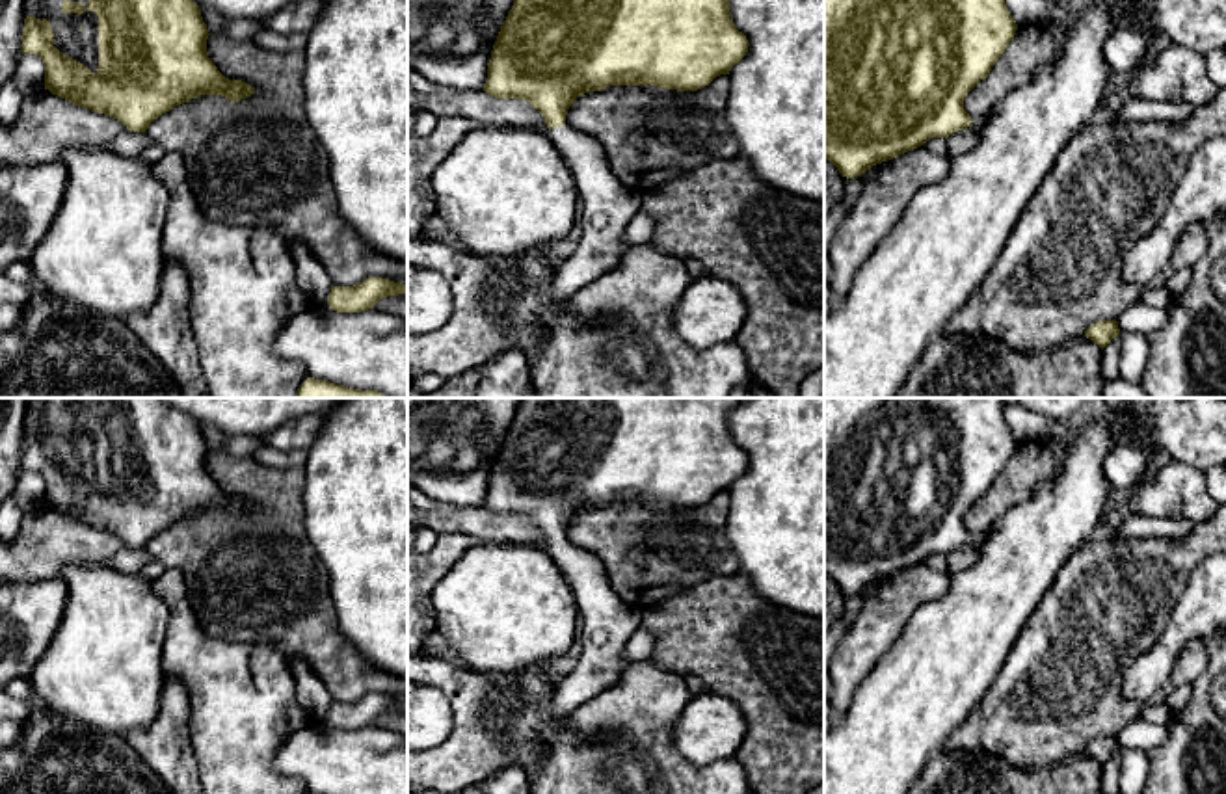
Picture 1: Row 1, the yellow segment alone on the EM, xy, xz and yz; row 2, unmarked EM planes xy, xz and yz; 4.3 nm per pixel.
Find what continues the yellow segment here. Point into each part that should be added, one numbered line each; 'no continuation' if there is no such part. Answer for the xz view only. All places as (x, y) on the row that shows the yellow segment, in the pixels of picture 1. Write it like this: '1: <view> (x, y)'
1: xz (607, 205)

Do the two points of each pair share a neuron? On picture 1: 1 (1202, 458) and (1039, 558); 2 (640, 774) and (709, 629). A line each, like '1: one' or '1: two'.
1: two
2: two

